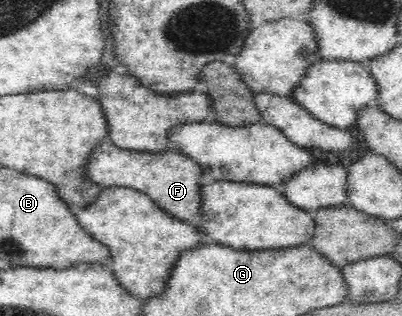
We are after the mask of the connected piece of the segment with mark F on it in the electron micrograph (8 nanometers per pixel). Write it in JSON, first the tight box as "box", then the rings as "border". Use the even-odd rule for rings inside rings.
{"box":[82,137,201,223],"border":[[[106,137],[86,157],[82,175],[101,188],[116,186],[141,191],[172,217],[182,221],[194,219],[198,223],[201,167],[191,157],[172,148],[162,152],[122,150]]]}

